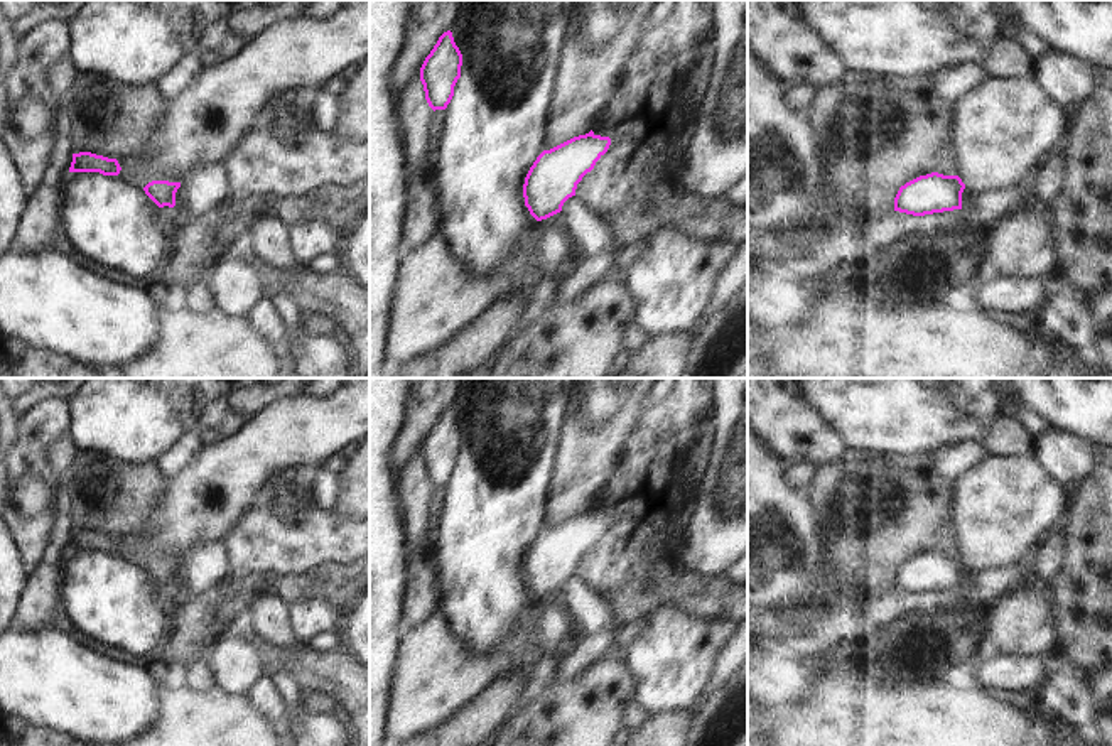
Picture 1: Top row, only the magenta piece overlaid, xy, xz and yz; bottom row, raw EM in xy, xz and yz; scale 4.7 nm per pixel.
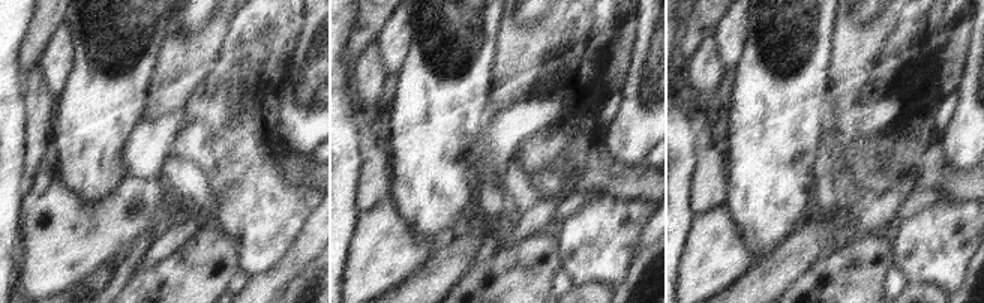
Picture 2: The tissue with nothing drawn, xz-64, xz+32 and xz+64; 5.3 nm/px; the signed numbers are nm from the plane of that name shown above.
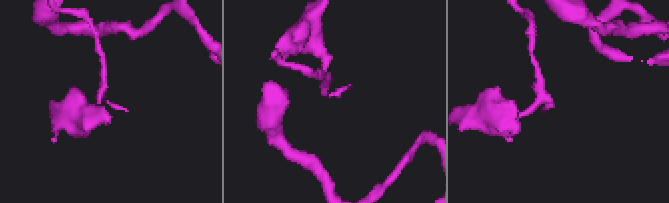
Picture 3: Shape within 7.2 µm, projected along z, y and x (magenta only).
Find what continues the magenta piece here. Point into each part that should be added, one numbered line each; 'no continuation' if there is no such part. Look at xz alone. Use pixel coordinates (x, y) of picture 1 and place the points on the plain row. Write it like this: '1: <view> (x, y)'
no continuation

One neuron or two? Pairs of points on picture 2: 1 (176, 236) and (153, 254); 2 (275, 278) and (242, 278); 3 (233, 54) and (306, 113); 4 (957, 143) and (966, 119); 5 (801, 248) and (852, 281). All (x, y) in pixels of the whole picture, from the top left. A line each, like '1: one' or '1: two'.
1: one
2: two
3: two
4: one
5: two

